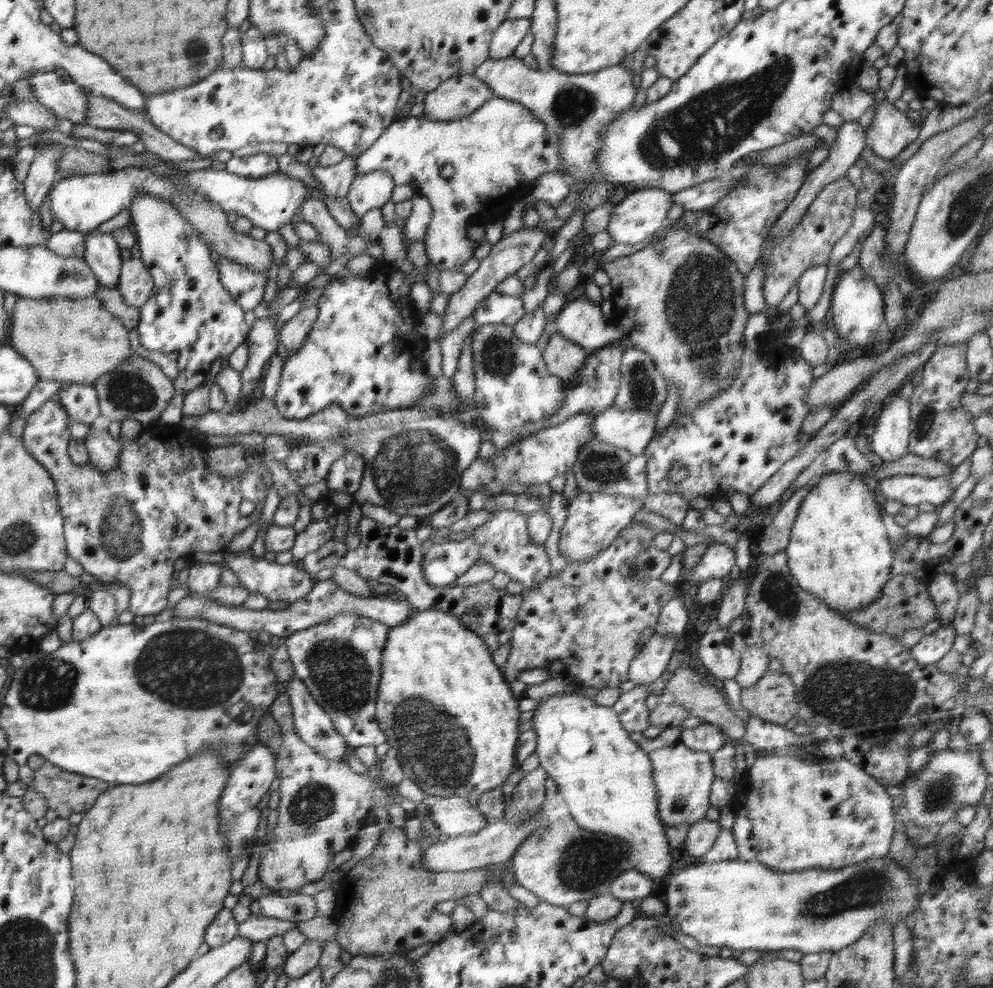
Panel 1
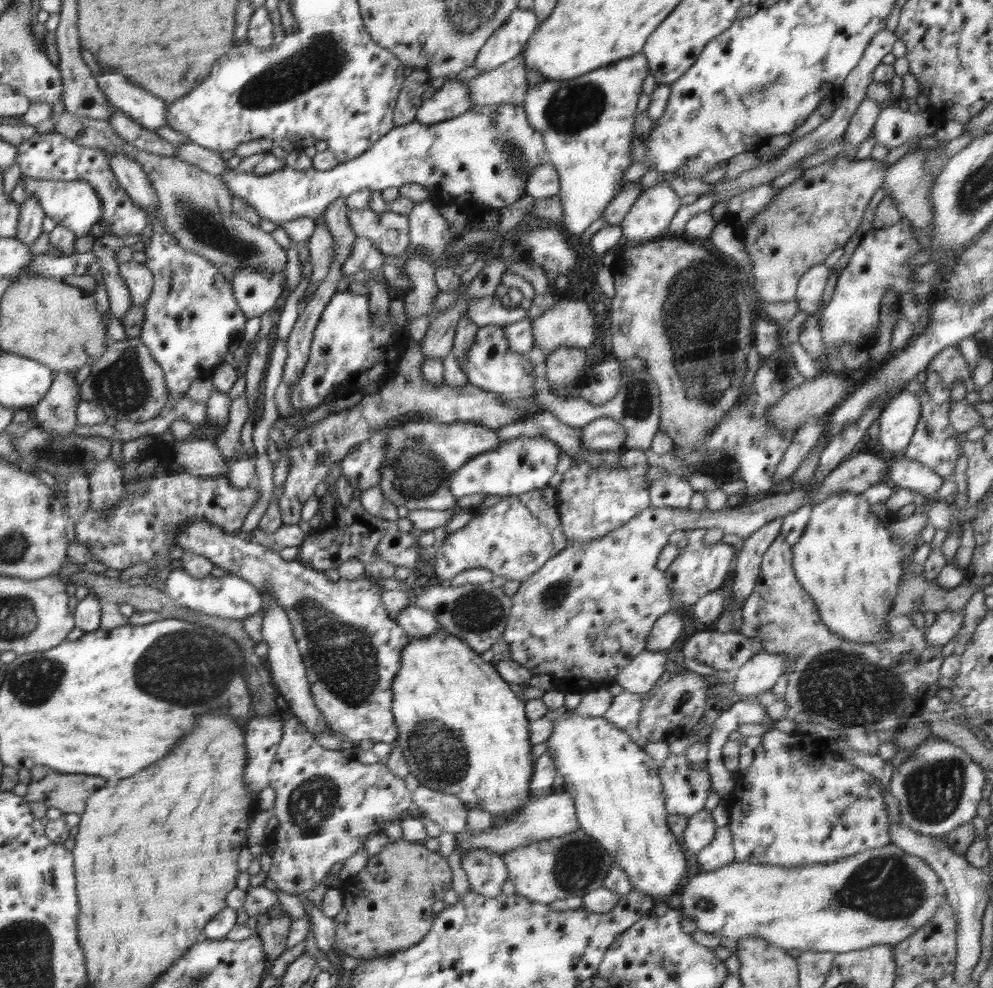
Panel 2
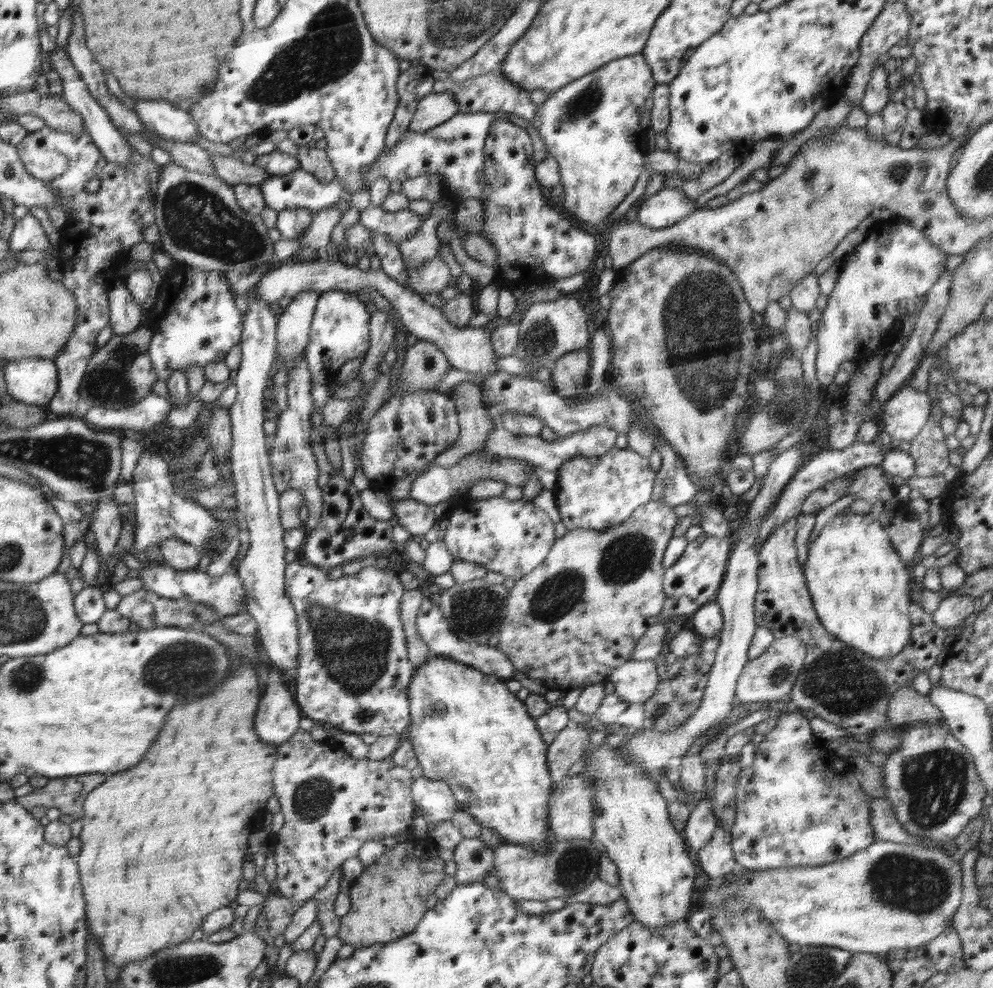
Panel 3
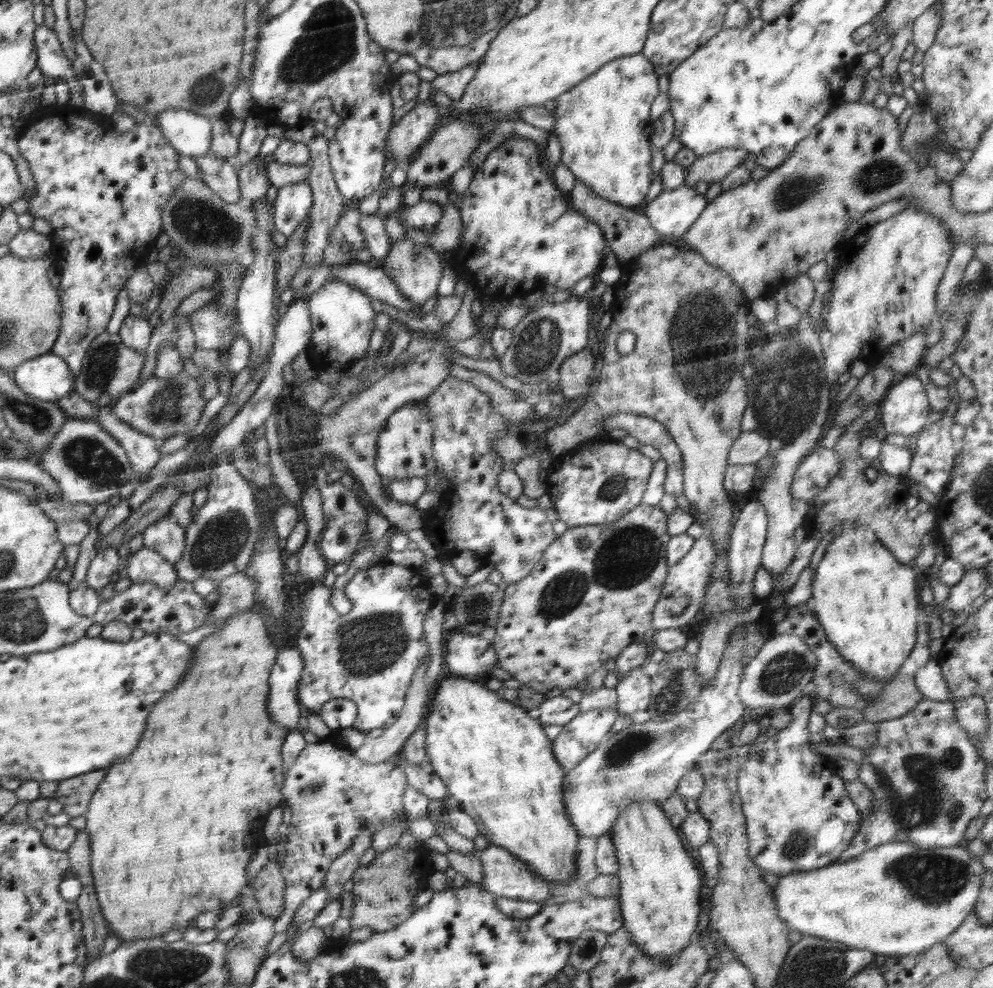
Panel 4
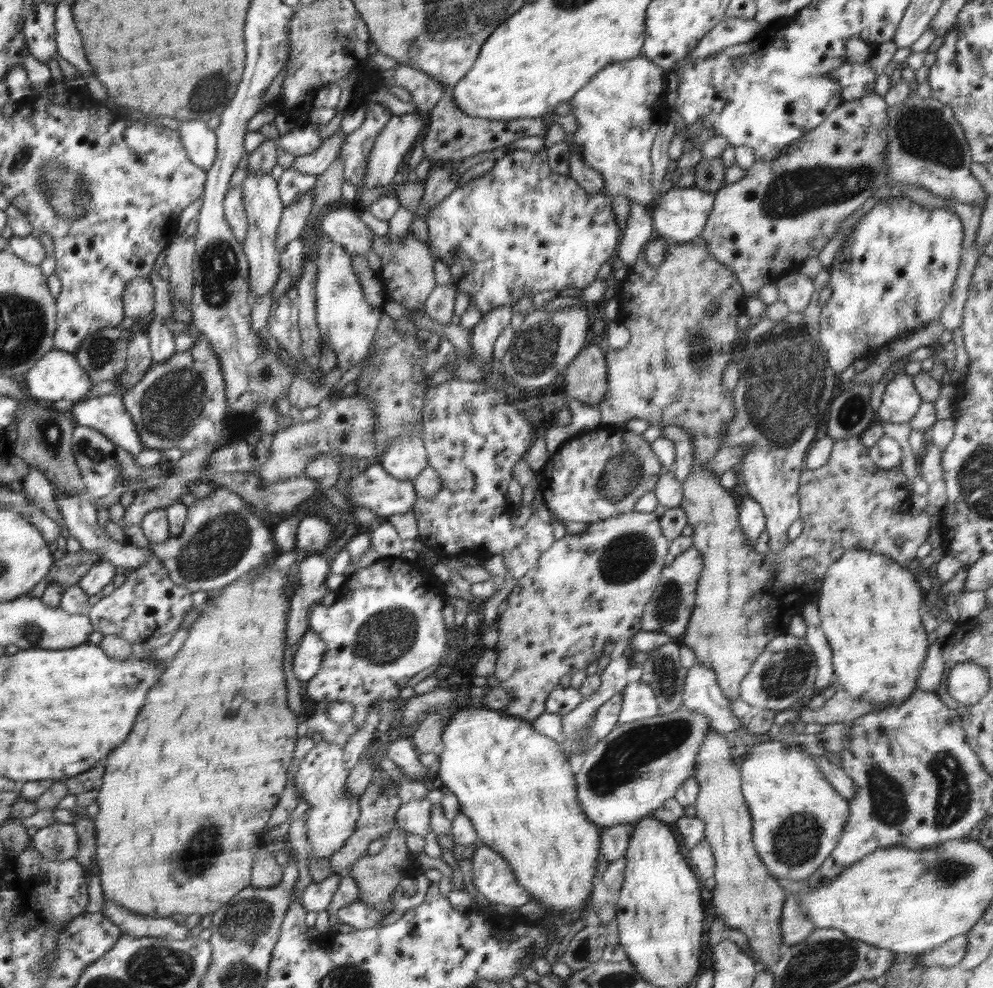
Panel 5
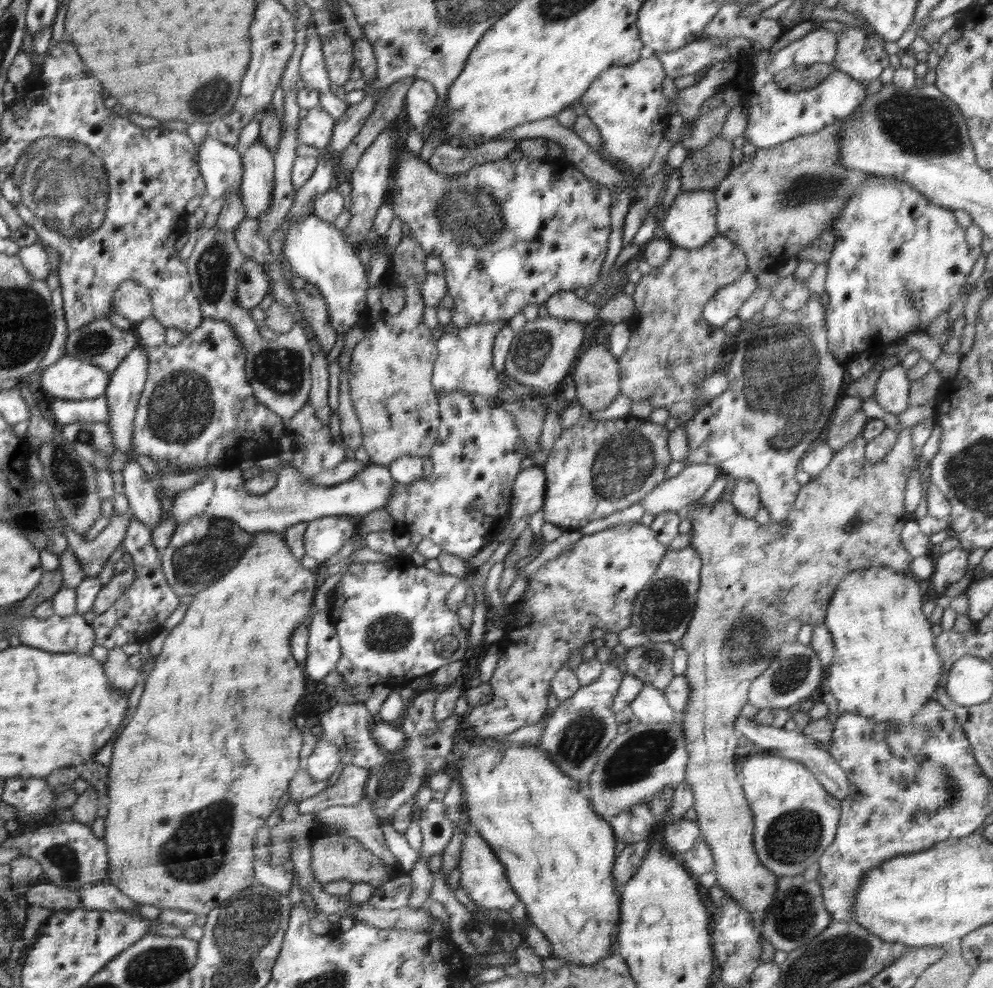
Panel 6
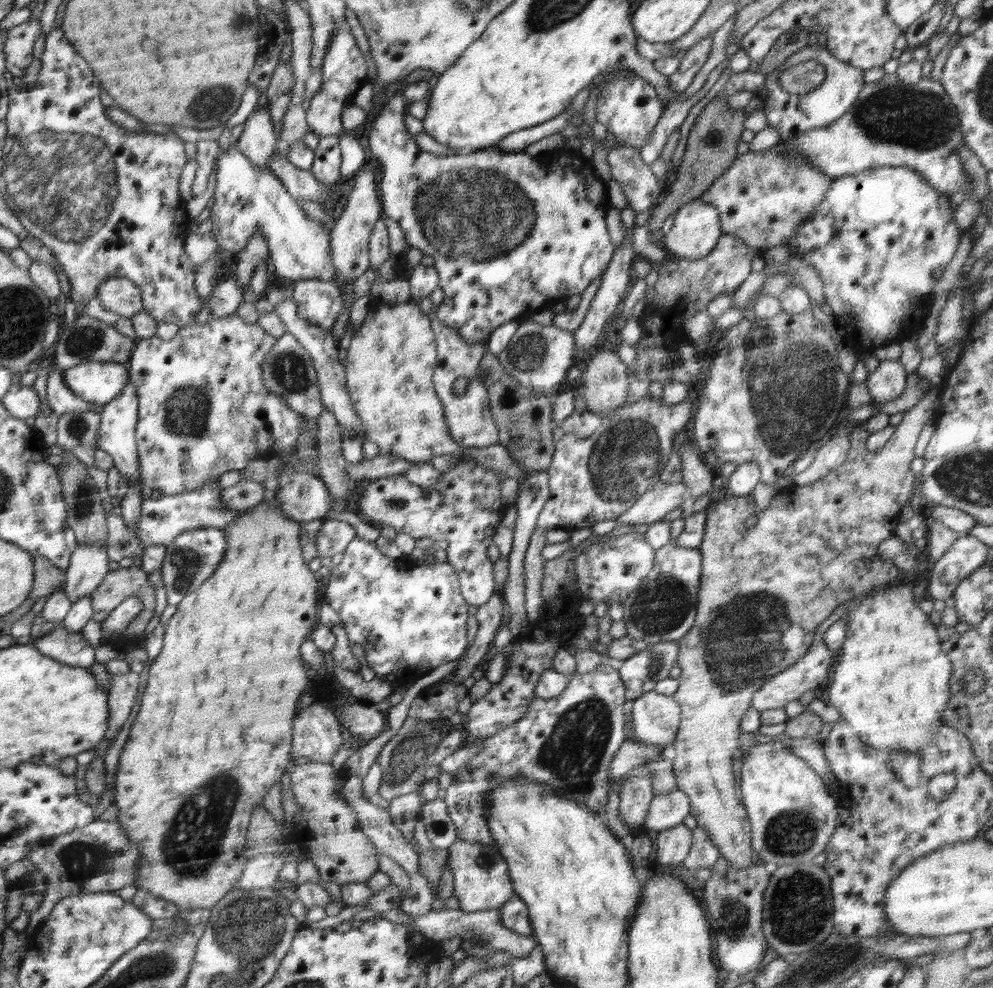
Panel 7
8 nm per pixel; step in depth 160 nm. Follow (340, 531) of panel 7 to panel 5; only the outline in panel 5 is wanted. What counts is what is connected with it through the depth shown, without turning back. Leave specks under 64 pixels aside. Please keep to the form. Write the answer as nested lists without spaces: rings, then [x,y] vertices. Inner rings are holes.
[[[315,515],[302,516],[296,535],[295,548],[308,553],[322,554],[334,536],[336,536],[334,526],[328,523],[326,517],[322,519]]]

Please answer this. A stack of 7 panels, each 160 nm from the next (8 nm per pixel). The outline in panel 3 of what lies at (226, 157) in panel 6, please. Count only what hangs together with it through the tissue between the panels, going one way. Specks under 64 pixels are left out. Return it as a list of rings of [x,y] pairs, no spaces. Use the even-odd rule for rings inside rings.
[[[138,99],[135,111],[151,133],[168,140],[194,143],[202,138],[187,111],[160,99]]]

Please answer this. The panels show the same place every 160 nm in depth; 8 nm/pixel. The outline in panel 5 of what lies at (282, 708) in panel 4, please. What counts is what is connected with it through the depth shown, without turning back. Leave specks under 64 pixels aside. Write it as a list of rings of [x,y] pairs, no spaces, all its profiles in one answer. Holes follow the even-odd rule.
[[[308,630],[303,634],[300,644],[294,650],[291,662],[293,675],[303,682],[310,680],[318,672],[326,654],[326,643],[317,632]]]

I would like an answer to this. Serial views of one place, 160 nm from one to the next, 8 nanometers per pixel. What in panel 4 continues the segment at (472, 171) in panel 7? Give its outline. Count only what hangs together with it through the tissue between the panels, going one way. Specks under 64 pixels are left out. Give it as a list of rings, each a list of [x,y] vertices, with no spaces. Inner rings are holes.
[[[514,135],[510,138],[505,138],[503,143],[500,143],[492,152],[488,153],[485,161],[478,166],[475,170],[474,176],[472,177],[469,187],[462,193],[462,195],[454,196],[456,208],[461,214],[462,233],[460,244],[457,244],[452,249],[452,259],[449,264],[454,272],[461,272],[465,275],[465,279],[462,281],[474,283],[476,290],[478,290],[478,298],[481,296],[487,296],[493,301],[509,302],[513,296],[518,298],[525,298],[538,290],[566,290],[567,288],[572,289],[575,284],[582,280],[585,276],[591,276],[598,272],[600,267],[603,265],[603,260],[608,253],[606,248],[606,238],[602,233],[602,229],[592,222],[587,216],[576,212],[571,207],[571,198],[568,192],[559,191],[559,188],[555,185],[555,180],[550,178],[548,172],[542,167],[543,165],[542,155],[538,152],[536,143],[530,139],[520,138],[518,135]]]

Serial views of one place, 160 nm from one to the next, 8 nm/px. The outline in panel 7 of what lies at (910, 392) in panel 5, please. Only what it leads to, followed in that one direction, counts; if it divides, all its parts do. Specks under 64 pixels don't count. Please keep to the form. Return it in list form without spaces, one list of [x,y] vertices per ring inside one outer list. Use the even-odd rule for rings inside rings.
[[[887,359],[879,362],[865,383],[874,402],[890,402],[902,394],[909,375],[898,361]]]

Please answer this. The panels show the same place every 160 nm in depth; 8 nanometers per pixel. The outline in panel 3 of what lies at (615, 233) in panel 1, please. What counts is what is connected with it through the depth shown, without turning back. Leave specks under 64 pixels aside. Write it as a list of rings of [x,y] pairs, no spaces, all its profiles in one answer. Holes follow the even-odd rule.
[[[662,187],[656,194],[639,202],[638,206],[636,220],[652,229],[673,226],[698,208],[694,200],[674,187]]]

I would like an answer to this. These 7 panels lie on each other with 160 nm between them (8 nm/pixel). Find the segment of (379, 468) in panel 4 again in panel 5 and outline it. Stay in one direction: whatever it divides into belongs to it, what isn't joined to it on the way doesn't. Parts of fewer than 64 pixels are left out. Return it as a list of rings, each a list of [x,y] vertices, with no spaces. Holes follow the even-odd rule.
[[[418,432],[394,438],[390,450],[382,456],[379,464],[387,474],[400,480],[414,480],[428,465],[427,452]]]

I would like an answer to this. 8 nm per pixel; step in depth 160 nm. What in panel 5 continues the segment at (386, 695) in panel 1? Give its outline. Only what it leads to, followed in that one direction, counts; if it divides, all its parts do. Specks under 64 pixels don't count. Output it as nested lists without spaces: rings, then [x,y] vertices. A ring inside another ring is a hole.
[[[460,702],[460,709],[451,716],[447,725],[442,731],[442,752],[439,754],[439,778],[445,786],[445,790],[450,790],[458,799],[460,812],[465,814],[475,828],[478,842],[493,848],[500,853],[502,858],[512,867],[516,880],[530,893],[533,900],[540,901],[540,905],[547,909],[547,914],[554,916],[572,916],[580,917],[581,909],[587,903],[588,897],[592,894],[592,882],[596,872],[596,865],[599,862],[599,844],[600,831],[593,822],[590,822],[585,812],[580,808],[577,799],[577,786],[575,774],[572,773],[568,762],[568,756],[562,750],[560,741],[550,739],[534,730],[531,721],[524,721],[520,717],[510,716],[509,714],[500,714],[500,711],[490,710],[483,707],[480,702]]]

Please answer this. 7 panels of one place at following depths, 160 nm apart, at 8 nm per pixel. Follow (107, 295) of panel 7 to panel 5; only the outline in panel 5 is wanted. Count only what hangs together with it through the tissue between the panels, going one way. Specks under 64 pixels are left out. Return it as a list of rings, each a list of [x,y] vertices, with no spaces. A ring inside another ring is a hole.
[[[140,277],[132,280],[123,295],[126,316],[143,320],[153,311],[154,287],[148,278]]]

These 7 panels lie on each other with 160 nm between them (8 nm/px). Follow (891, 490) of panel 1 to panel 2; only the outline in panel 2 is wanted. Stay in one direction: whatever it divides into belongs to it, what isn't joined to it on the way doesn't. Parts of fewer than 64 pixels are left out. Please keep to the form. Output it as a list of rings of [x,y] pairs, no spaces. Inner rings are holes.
[[[904,454],[894,457],[889,466],[886,479],[891,485],[923,495],[927,501],[937,499],[936,493],[940,491],[943,480],[930,468],[908,459]]]

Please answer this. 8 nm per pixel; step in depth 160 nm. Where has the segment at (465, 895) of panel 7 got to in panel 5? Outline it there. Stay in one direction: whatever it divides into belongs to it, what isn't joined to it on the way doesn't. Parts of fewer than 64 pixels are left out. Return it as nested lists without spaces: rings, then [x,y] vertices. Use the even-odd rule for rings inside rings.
[[[478,844],[476,851],[470,859],[472,863],[472,882],[476,890],[485,896],[490,904],[502,904],[507,909],[518,910],[521,906],[533,900],[529,892],[516,880],[512,867],[493,848]]]

